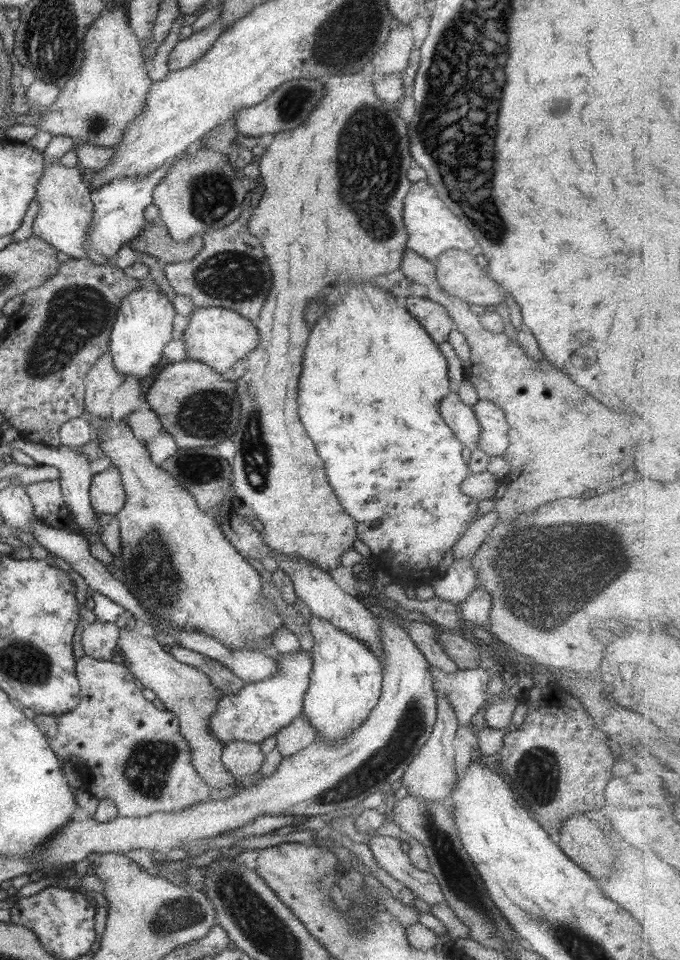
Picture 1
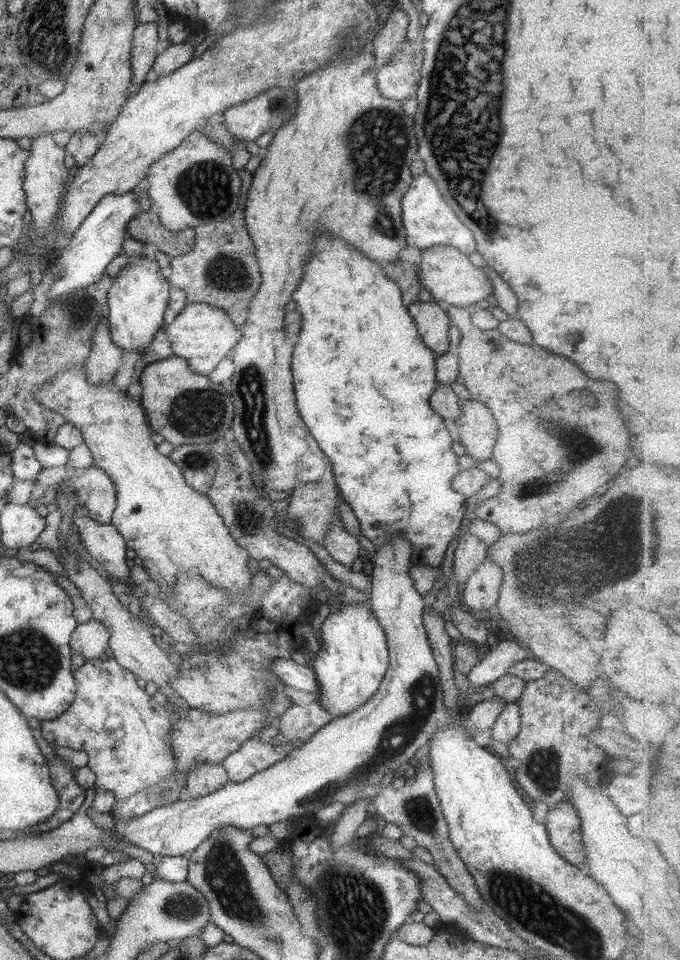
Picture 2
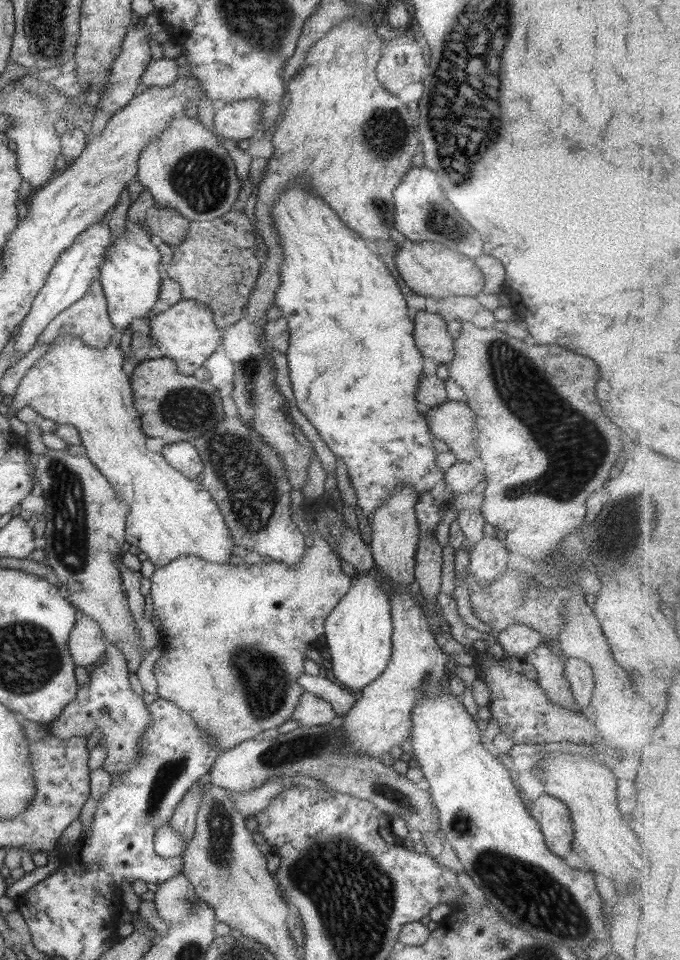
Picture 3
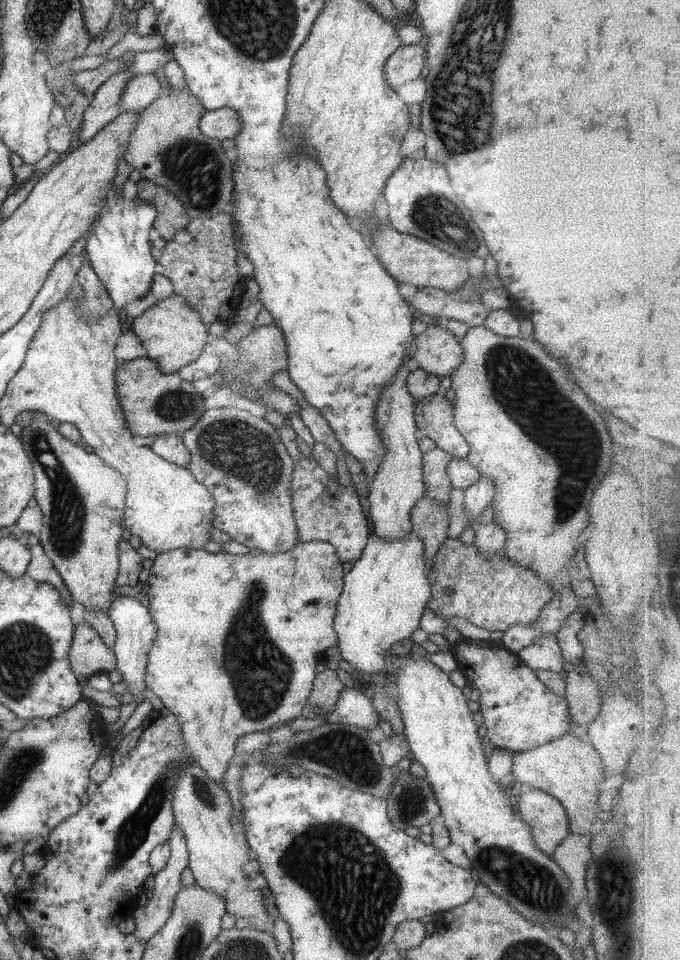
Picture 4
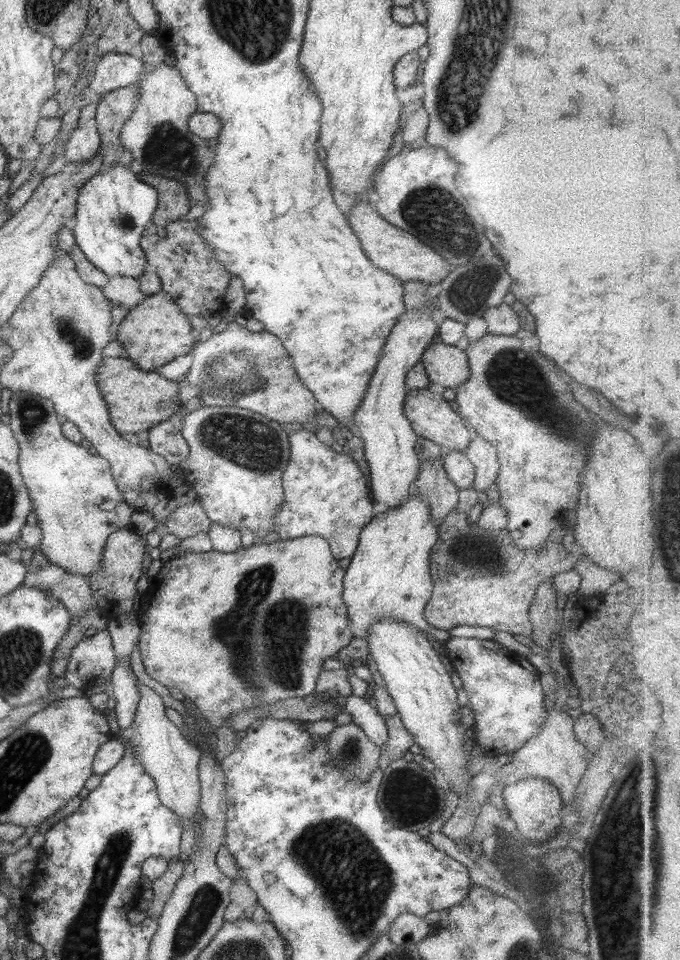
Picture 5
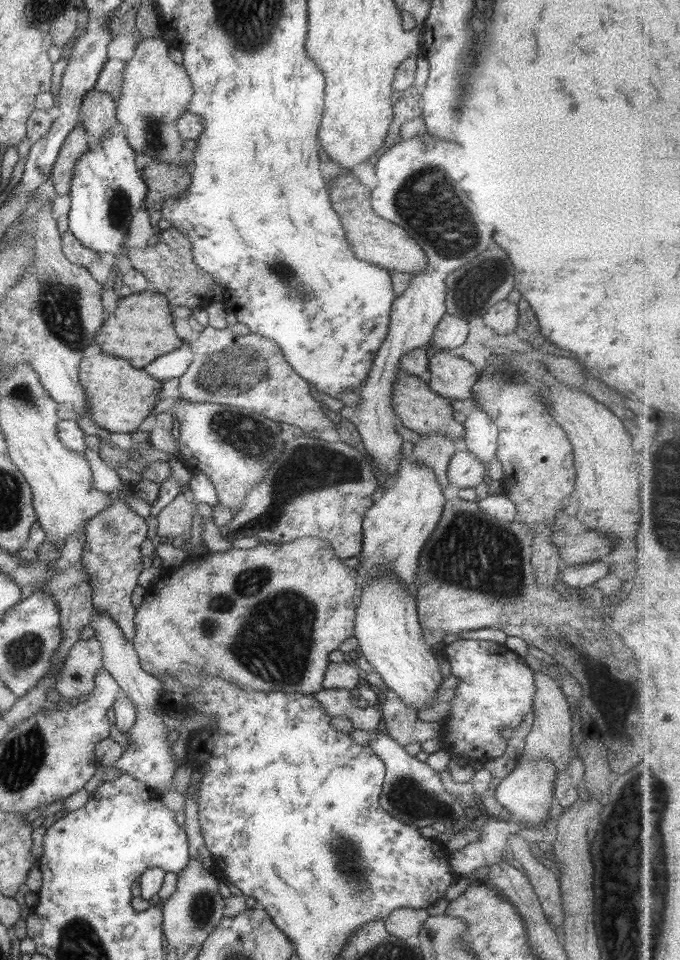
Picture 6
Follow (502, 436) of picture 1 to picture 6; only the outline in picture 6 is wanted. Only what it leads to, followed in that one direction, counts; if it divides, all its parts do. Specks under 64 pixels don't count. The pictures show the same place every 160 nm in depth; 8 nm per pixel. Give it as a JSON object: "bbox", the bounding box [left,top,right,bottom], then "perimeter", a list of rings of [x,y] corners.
{"bbox":[391,370,464,443],"perimeter":[[[399,370],[392,384],[391,404],[400,425],[420,436],[435,433],[458,443],[464,440],[464,428],[462,423],[453,419],[449,400],[431,392],[431,389],[425,383],[425,378],[409,375]]]}

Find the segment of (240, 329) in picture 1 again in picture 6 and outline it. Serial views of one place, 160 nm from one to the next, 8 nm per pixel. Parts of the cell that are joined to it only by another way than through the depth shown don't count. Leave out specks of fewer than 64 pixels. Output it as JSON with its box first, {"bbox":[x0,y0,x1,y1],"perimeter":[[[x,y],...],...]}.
{"bbox":[94,291,182,369],"perimeter":[[[143,291],[119,298],[113,313],[104,312],[94,344],[101,346],[103,353],[127,360],[132,368],[143,369],[158,356],[177,350],[182,345],[182,339],[175,332],[167,299],[157,291]]]}

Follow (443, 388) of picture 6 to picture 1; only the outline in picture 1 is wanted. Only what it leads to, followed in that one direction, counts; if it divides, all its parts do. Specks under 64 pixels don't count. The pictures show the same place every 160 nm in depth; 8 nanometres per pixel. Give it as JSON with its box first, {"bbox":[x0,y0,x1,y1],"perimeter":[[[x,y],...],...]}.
{"bbox":[401,297,454,343],"perimeter":[[[407,297],[401,301],[406,311],[425,329],[434,343],[448,340],[448,334],[454,328],[445,308],[427,298]]]}

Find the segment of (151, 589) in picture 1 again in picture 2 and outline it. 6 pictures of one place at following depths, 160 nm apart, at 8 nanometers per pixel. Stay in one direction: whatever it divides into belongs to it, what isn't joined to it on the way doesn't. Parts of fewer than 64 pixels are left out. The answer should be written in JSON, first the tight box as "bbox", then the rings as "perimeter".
{"bbox":[34,367,252,597],"perimeter":[[[81,367],[52,376],[42,384],[42,388],[36,390],[34,399],[80,430],[83,442],[93,458],[93,466],[100,468],[113,481],[116,505],[110,523],[123,537],[125,546],[143,561],[141,568],[147,573],[147,578],[165,594],[169,593],[179,573],[189,577],[199,575],[211,587],[223,589],[231,597],[241,597],[241,593],[247,591],[252,577],[247,569],[248,552],[233,540],[206,495],[187,486],[179,468],[168,457],[159,454],[156,444],[149,439],[150,429],[139,401],[132,401],[126,394],[120,394],[112,380],[97,386],[89,384],[84,373],[85,368]]]}

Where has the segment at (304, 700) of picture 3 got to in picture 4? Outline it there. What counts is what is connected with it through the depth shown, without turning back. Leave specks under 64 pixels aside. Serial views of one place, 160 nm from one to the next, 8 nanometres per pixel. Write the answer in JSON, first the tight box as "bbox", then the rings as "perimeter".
{"bbox":[306,668,344,713],"perimeter":[[[325,668],[318,672],[312,680],[312,689],[309,691],[306,704],[314,708],[319,713],[327,710],[328,712],[334,708],[339,691],[344,685],[337,679],[334,670]]]}

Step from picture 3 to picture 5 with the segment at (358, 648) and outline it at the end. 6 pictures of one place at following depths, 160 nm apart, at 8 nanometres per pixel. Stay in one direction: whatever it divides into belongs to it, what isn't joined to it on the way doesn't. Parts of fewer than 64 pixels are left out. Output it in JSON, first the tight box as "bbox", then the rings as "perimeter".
{"bbox":[342,490,437,638],"perimeter":[[[414,490],[399,506],[374,515],[363,527],[342,580],[343,605],[353,637],[365,638],[371,625],[380,618],[400,620],[409,627],[423,630],[423,634],[429,632],[423,609],[431,597],[428,557],[437,540],[437,531],[426,502]]]}

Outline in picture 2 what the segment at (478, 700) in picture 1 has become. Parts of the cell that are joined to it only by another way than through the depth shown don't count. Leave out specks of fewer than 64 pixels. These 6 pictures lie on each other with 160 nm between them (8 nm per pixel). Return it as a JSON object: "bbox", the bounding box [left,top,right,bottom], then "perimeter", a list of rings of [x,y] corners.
{"bbox":[465,636,530,689],"perimeter":[[[499,636],[496,637],[495,642],[492,644],[490,653],[488,655],[482,655],[480,661],[475,664],[469,672],[467,672],[465,678],[471,686],[480,686],[483,689],[486,686],[489,686],[494,680],[497,680],[499,676],[506,674],[507,668],[511,668],[511,666],[518,666],[521,663],[521,660],[528,657],[530,657],[530,652],[526,647],[523,647],[516,641]]]}

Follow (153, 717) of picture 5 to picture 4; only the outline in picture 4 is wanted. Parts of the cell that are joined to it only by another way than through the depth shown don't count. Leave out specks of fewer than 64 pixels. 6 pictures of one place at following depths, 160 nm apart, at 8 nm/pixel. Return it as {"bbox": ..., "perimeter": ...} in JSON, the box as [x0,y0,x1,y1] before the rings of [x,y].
{"bbox":[172,762,270,931],"perimeter":[[[195,762],[182,766],[175,790],[172,792],[172,809],[174,824],[183,833],[188,849],[188,871],[194,878],[194,884],[199,888],[220,895],[225,905],[225,912],[233,918],[245,918],[249,928],[258,931],[270,926],[267,922],[267,911],[263,904],[263,894],[260,889],[247,887],[247,877],[243,866],[249,860],[249,848],[244,834],[235,833],[229,823],[234,808],[224,791]]]}

